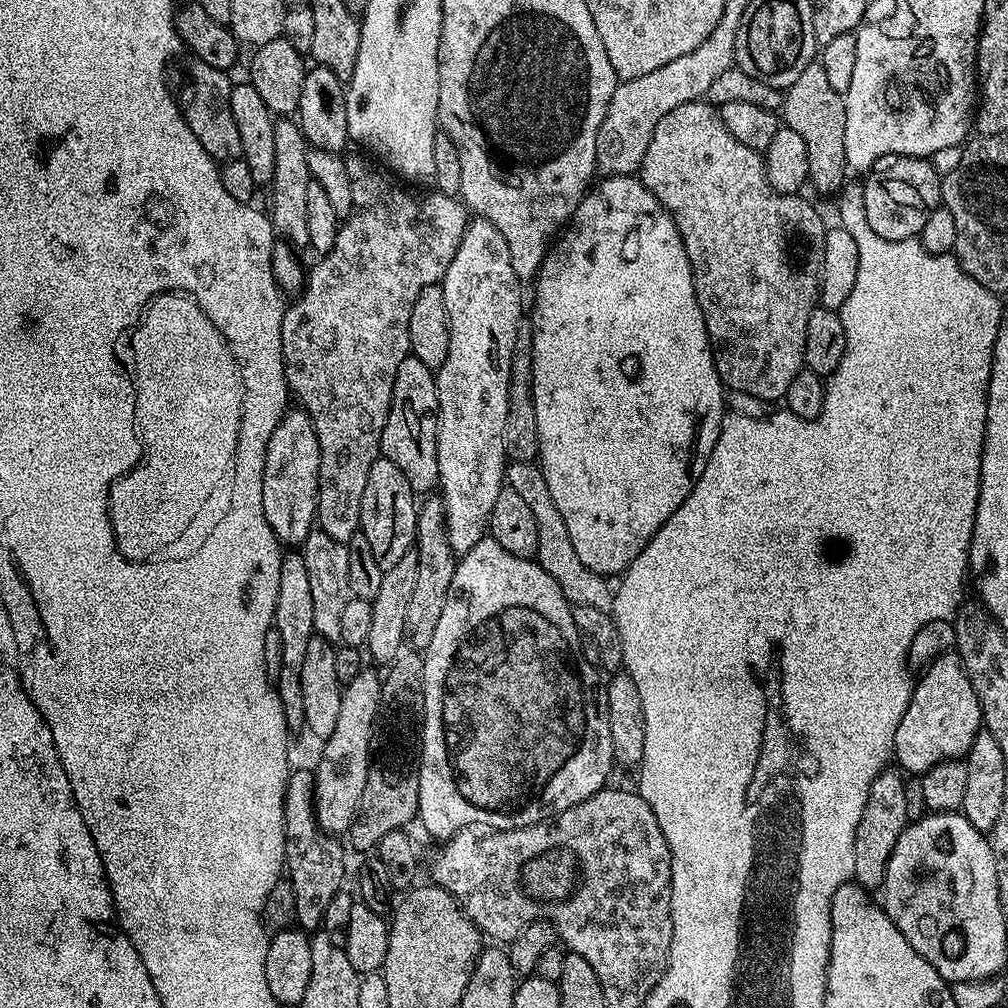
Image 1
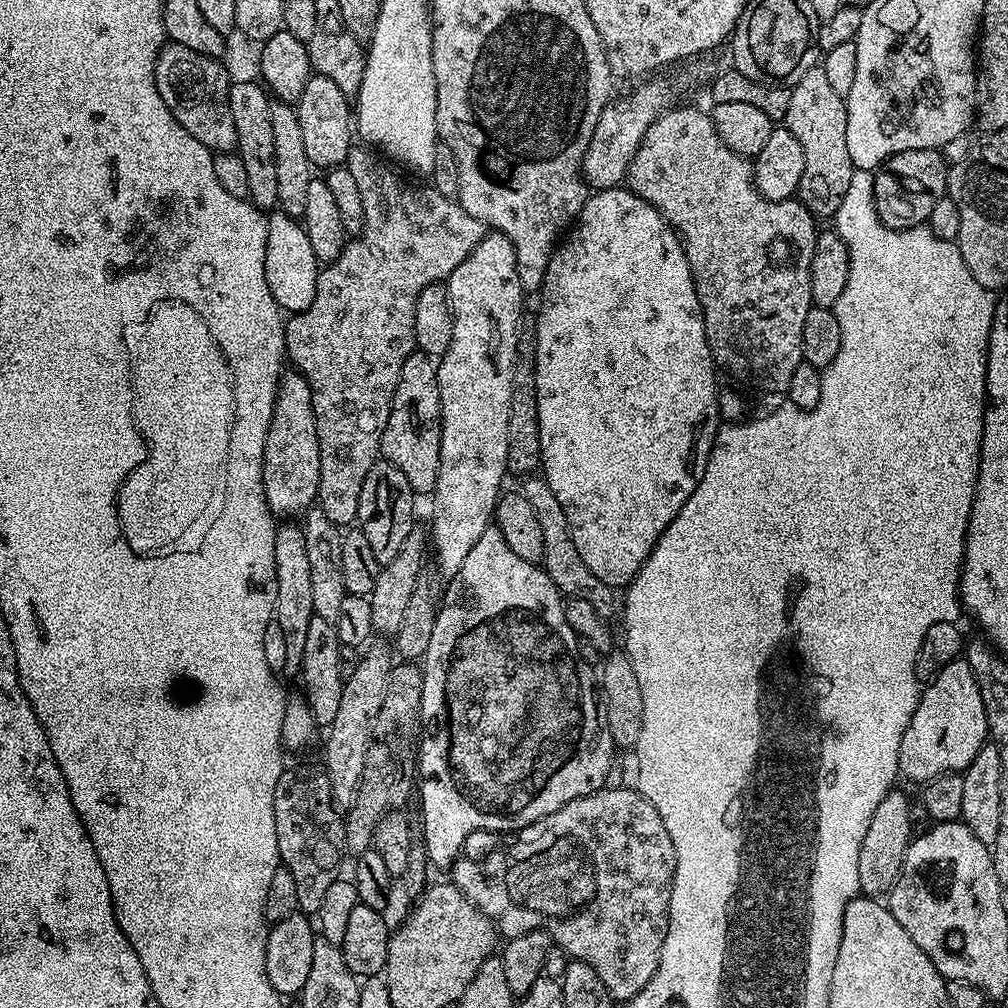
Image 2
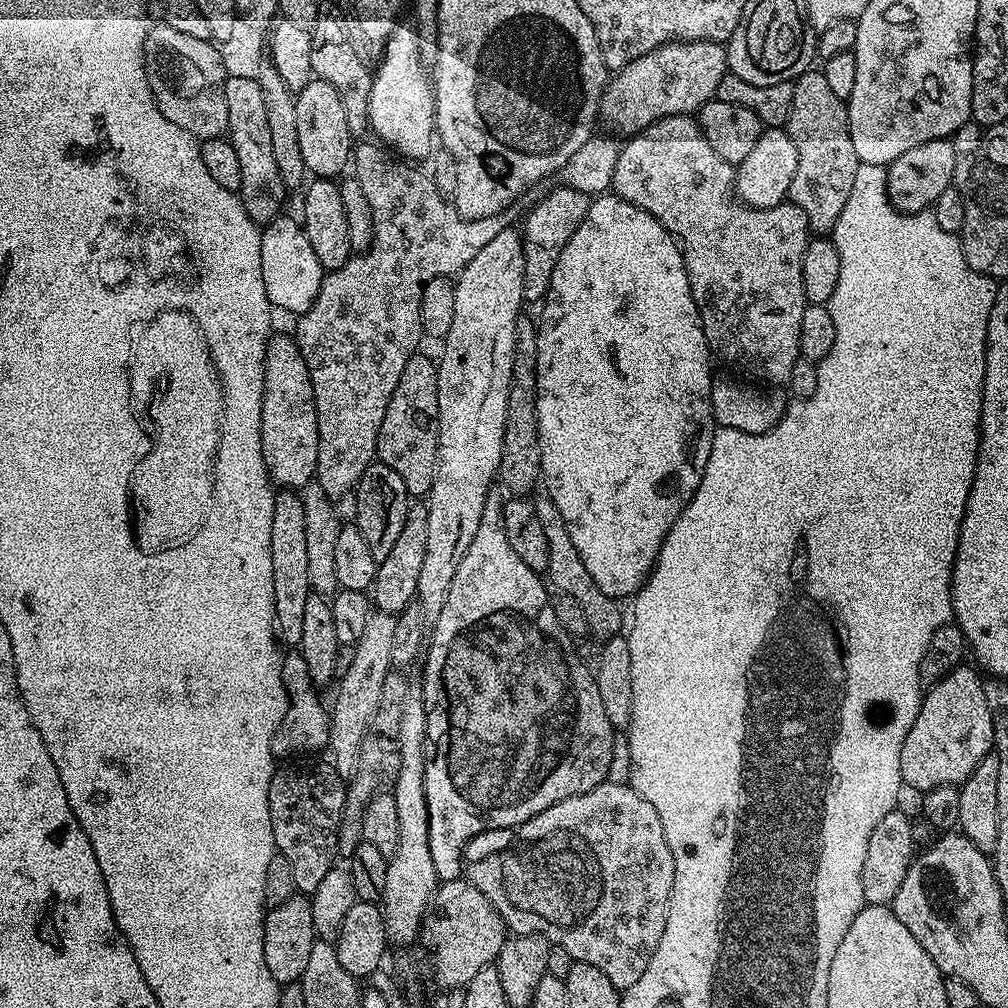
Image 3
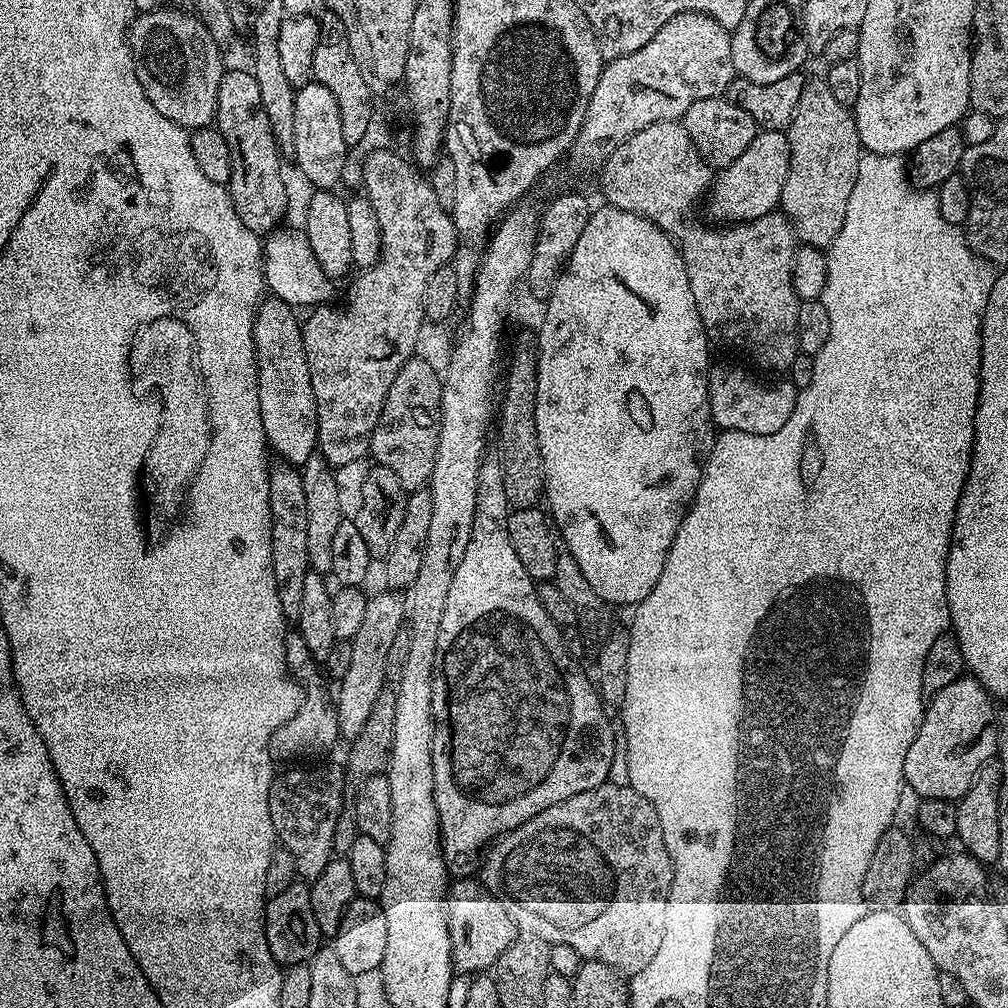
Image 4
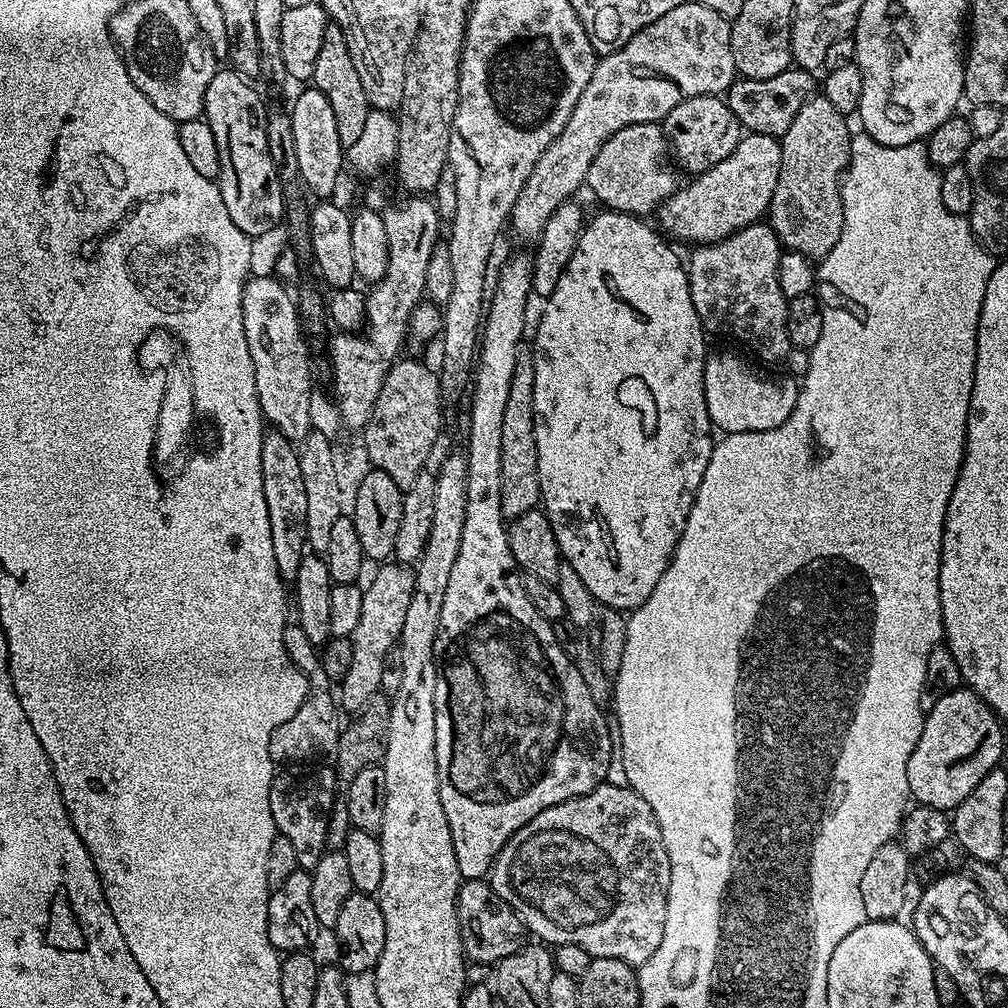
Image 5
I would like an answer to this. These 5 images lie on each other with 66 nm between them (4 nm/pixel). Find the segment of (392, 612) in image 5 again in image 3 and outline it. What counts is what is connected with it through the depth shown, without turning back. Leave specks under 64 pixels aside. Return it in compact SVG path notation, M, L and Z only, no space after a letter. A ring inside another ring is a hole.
M373 611L367 620L362 638L354 645L350 670L339 677L340 689L336 692L336 705L330 708L329 740L327 747L332 750L331 759L335 768L343 778L351 777L358 766L358 754L362 750L362 742L370 730L370 722L380 705L382 698L382 682L386 682L386 674L393 671L390 649L394 647L394 626L396 616L391 612Z

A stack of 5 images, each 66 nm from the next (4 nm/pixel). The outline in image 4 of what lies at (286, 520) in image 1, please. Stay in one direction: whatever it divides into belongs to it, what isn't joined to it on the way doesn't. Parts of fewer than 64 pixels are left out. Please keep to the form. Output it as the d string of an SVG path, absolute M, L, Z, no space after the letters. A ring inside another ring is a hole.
M264 298L260 301L260 307L256 309L256 321L254 322L254 346L256 347L256 368L260 371L258 378L258 402L260 403L260 413L262 414L262 430L268 439L269 449L273 453L281 452L283 459L293 466L302 466L317 451L318 441L320 439L320 421L316 419L316 399L314 398L314 390L310 382L310 370L306 362L306 350L304 349L304 333L302 331L301 321L296 321L297 314L285 301L275 298Z

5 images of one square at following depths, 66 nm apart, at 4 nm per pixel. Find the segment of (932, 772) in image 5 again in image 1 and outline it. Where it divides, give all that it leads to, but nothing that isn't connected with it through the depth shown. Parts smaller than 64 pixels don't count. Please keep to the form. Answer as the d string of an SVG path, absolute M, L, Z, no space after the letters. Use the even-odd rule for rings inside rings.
M953 650L942 654L929 668L923 669L921 676L924 677L921 680L919 677L915 681L912 697L906 706L906 714L902 714L902 722L898 722L898 730L894 734L892 747L895 763L900 763L899 767L908 774L923 774L943 760L958 760L967 757L974 738L982 730L978 694L974 694L974 686L966 674L964 663L960 660L958 653Z

